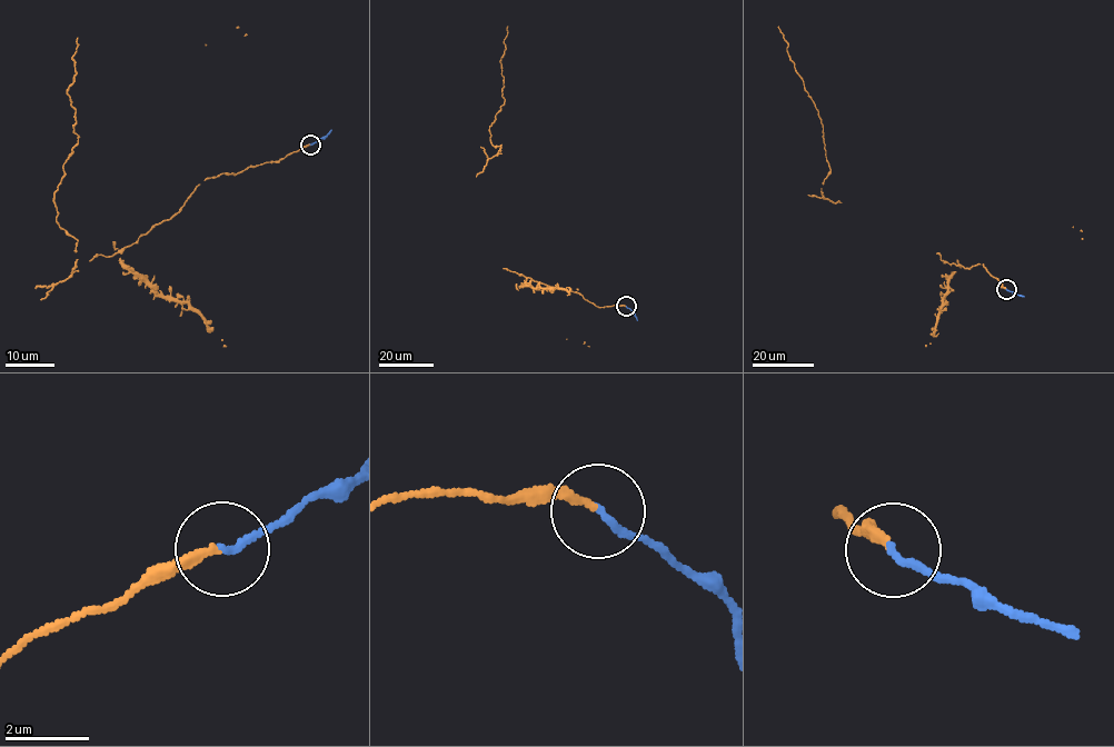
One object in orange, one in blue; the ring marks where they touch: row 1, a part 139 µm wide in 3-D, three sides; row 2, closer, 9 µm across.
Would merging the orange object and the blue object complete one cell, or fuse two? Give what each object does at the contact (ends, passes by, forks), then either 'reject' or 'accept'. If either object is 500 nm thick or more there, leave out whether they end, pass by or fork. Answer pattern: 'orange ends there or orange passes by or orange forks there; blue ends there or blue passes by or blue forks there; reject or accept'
orange ends there; blue ends there; accept

